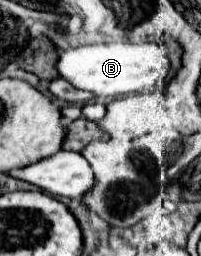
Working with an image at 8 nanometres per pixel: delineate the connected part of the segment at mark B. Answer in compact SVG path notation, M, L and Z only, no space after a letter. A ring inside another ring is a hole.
M105 42L87 44L61 52L57 70L75 88L89 90L103 98L117 98L127 94L137 94L141 90L153 90L159 80L163 80L171 70L171 46L165 42Z

